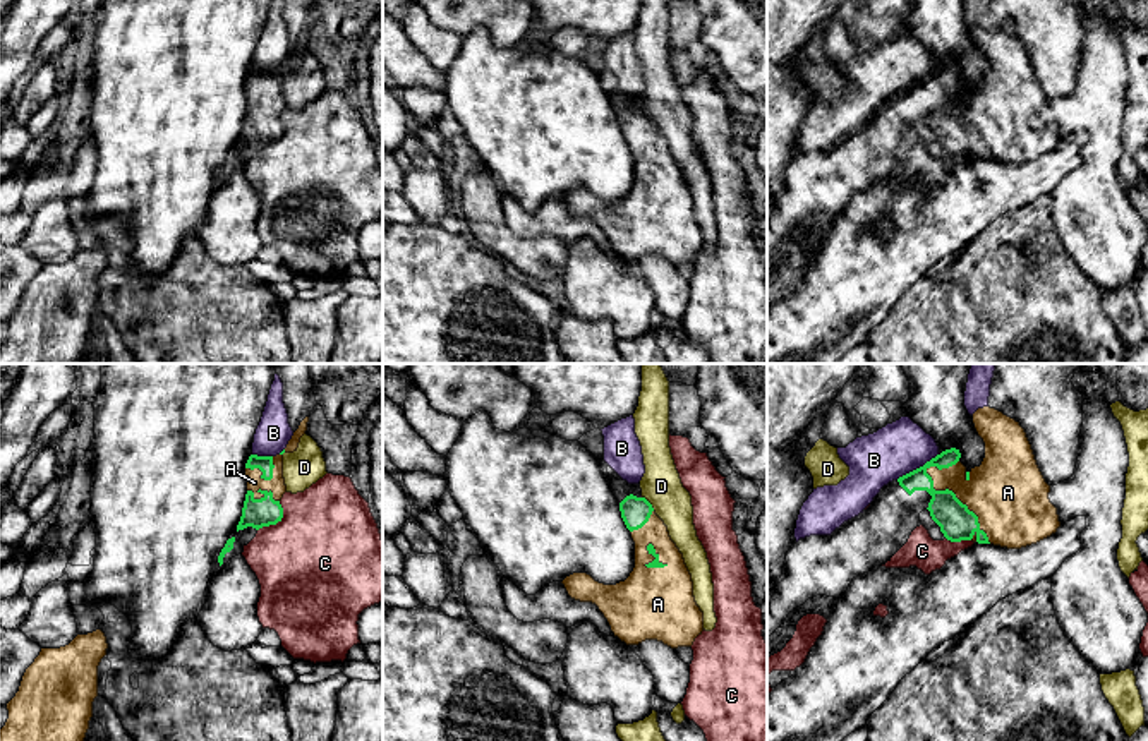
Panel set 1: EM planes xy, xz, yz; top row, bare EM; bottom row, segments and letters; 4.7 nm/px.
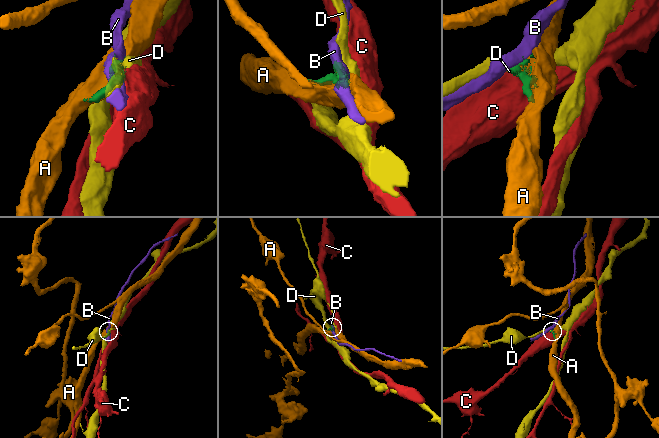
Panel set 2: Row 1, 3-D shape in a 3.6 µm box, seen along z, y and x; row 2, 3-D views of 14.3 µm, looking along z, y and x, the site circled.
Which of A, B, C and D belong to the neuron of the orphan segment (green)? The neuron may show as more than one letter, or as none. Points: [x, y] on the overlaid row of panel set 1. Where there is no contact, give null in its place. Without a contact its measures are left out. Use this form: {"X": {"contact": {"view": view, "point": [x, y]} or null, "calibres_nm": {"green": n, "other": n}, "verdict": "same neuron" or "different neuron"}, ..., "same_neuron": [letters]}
{"A": {"contact": {"view": "yz", "point": [956, 498]}, "calibres_nm": {"green": 170, "other": 360}, "verdict": "same neuron"}, "B": {"contact": {"view": "yz", "point": [917, 469]}, "calibres_nm": {"green": 160, "other": 240}, "verdict": "different neuron"}, "C": {"contact": {"view": "xy", "point": [277, 522]}, "calibres_nm": {"green": 140, "other": 500}, "verdict": "different neuron"}, "D": {"contact": {"view": "xz", "point": [649, 503]}, "calibres_nm": {"green": 140, "other": 190}, "verdict": "different neuron"}, "same_neuron": ["A"]}

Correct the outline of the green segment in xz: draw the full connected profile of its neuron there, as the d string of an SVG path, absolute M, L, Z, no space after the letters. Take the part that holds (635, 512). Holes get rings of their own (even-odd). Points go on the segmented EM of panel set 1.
M609 465L611 487L619 503L621 518L635 542L635 568L625 581L604 585L587 573L573 573L561 583L568 595L580 602L592 602L607 619L611 631L626 645L657 640L671 648L692 647L704 631L704 612L693 597L692 575L683 554L671 540L668 527L642 496L640 482L628 484Z

